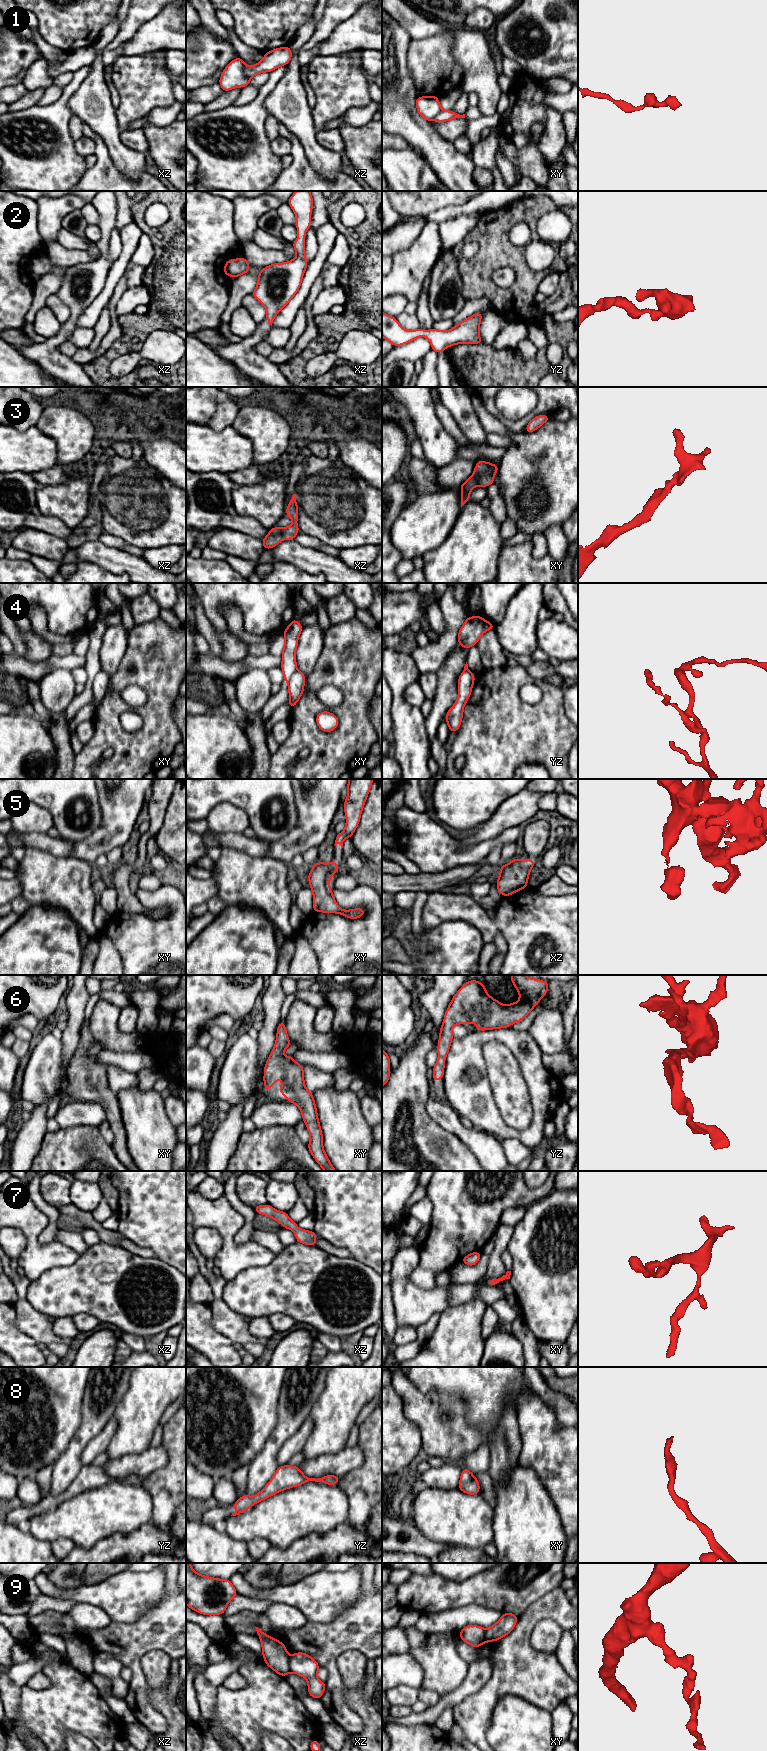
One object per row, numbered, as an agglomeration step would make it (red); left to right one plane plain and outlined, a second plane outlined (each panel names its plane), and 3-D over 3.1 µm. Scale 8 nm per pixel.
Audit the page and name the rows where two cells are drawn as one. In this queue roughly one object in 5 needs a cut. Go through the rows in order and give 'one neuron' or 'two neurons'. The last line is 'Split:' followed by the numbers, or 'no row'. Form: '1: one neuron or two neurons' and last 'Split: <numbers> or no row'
1: two neurons
2: one neuron
3: one neuron
4: two neurons
5: one neuron
6: one neuron
7: one neuron
8: one neuron
9: two neurons
Split: 1, 4, 9

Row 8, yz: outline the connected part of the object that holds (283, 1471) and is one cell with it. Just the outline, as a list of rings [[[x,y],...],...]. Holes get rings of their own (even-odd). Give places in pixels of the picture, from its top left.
[[[288,1464],[285,1466],[279,1466],[271,1480],[258,1494],[252,1497],[244,1494],[231,1505],[236,1508],[236,1512],[231,1516],[239,1515],[245,1510],[251,1508],[256,1503],[263,1501],[285,1489],[293,1488],[309,1481],[323,1482],[328,1485],[336,1485],[339,1479],[340,1476],[334,1475],[327,1475],[318,1479],[308,1478],[301,1472],[298,1466],[290,1466]]]

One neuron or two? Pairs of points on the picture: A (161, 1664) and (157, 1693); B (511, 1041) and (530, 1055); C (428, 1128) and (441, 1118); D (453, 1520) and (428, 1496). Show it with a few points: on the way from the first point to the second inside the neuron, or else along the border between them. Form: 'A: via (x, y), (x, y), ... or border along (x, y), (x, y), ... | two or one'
A: via (158, 1671), (158, 1686) | one
B: via (514, 1046), (525, 1055) | one
C: border along (426, 1101), (426, 1113), (436, 1123), (455, 1136) | two
D: via (447, 1515), (434, 1502) | one

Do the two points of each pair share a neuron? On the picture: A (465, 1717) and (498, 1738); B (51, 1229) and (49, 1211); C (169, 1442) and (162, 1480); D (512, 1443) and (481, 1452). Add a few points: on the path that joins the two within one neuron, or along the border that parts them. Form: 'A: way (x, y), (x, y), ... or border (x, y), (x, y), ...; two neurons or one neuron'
A: border (494, 1708), (486, 1733), (486, 1740); two neurons
B: way (52, 1225), (52, 1215); one neuron
C: way (174, 1451), (174, 1468), (171, 1471); one neuron
D: border (486, 1444), (489, 1450), (488, 1471); two neurons

